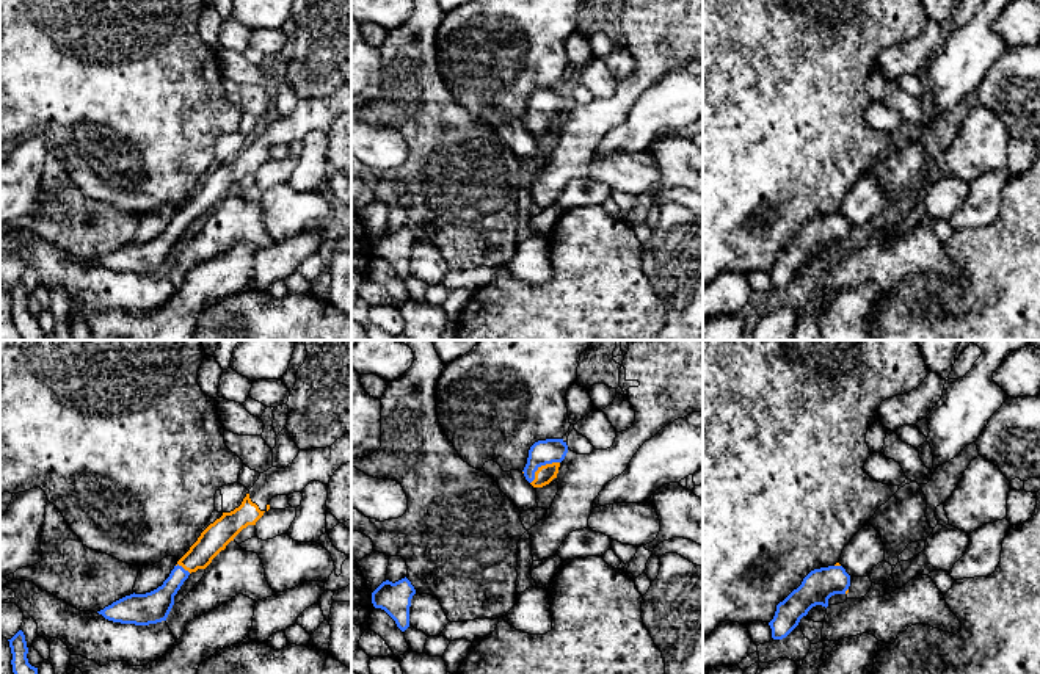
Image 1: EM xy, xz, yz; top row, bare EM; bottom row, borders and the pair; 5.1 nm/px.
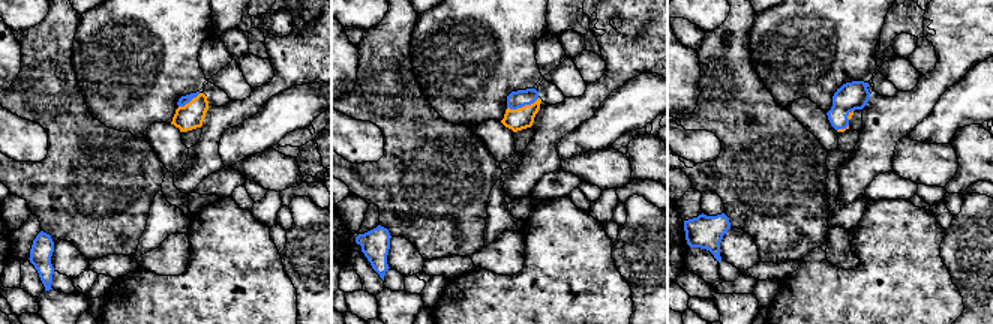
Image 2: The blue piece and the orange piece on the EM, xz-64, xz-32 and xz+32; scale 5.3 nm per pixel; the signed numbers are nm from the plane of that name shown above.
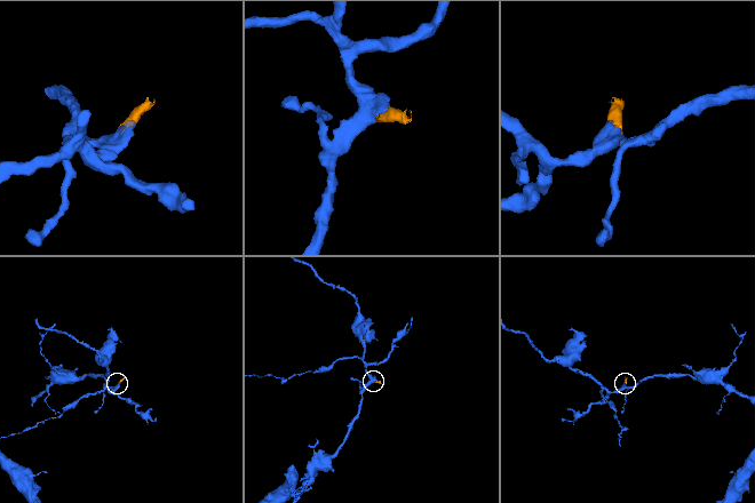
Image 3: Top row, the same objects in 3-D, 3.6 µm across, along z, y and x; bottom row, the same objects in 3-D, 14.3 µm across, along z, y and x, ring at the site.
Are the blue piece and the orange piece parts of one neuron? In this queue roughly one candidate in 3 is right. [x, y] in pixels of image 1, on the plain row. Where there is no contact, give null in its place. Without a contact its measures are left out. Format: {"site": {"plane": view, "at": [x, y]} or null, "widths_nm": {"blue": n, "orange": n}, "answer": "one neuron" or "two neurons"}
{"site": {"plane": "xz", "at": [541, 113]}, "widths_nm": {"blue": 130, "orange": 90}, "answer": "one neuron"}

